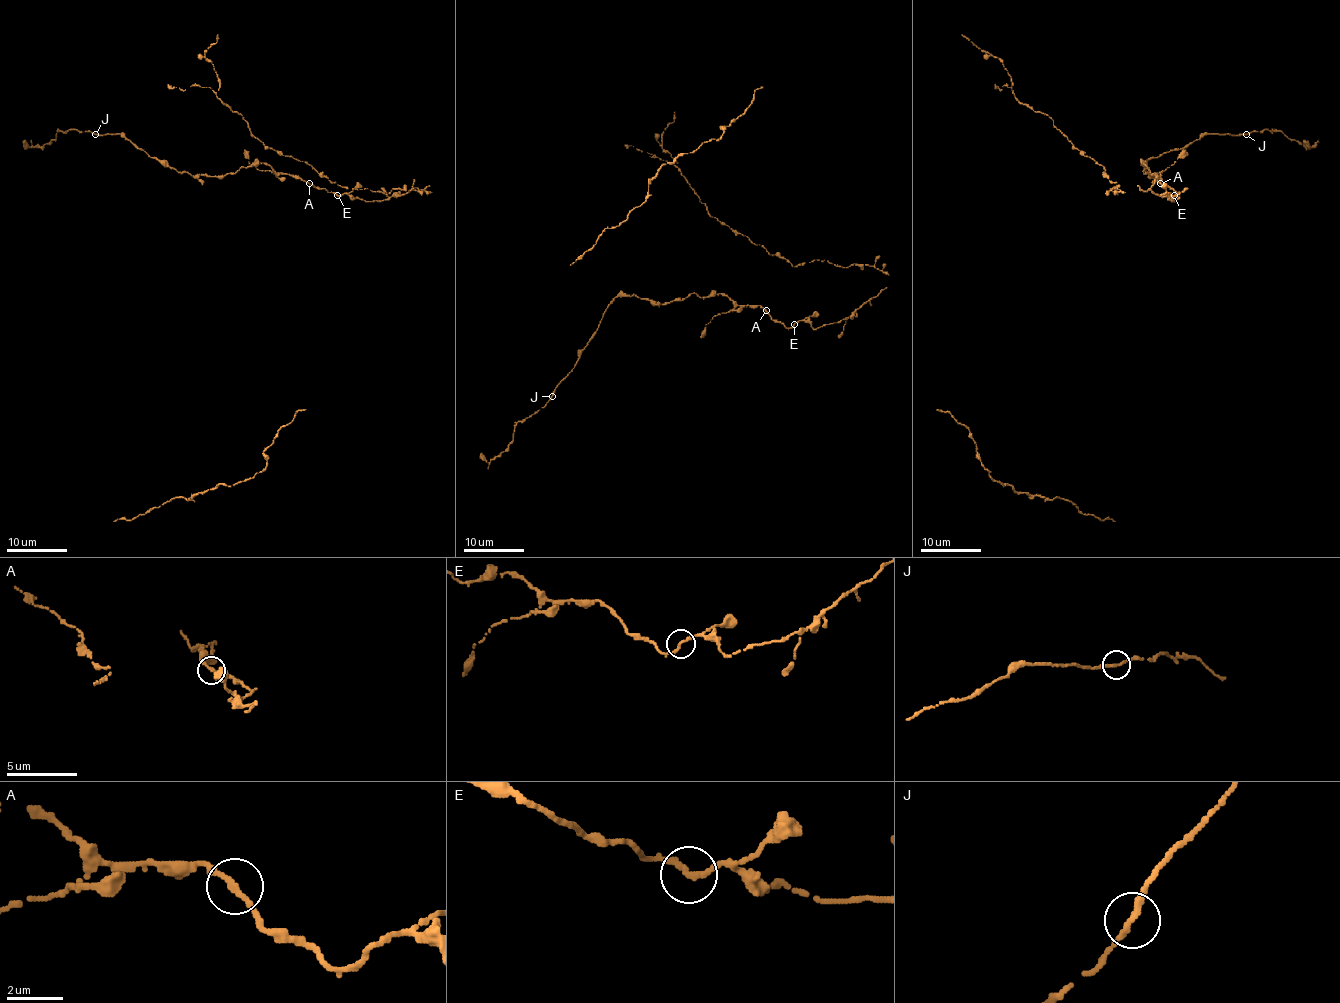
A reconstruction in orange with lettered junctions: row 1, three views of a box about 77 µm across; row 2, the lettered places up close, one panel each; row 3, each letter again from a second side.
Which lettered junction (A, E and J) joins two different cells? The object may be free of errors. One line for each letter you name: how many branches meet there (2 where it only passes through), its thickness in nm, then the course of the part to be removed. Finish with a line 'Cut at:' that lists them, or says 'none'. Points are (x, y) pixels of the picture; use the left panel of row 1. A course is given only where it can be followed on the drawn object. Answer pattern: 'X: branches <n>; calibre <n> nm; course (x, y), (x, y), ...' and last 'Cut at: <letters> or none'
Cut at: none

